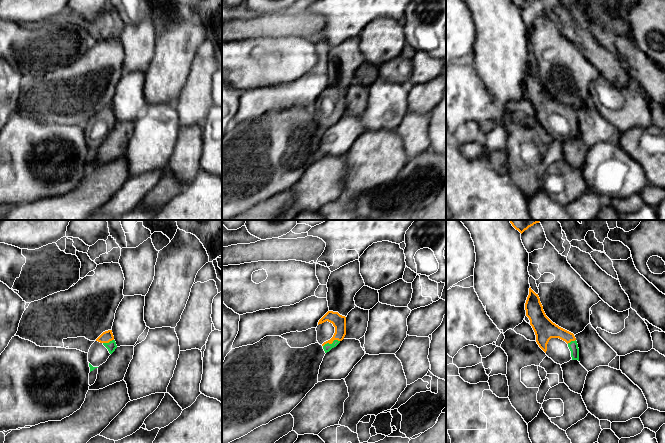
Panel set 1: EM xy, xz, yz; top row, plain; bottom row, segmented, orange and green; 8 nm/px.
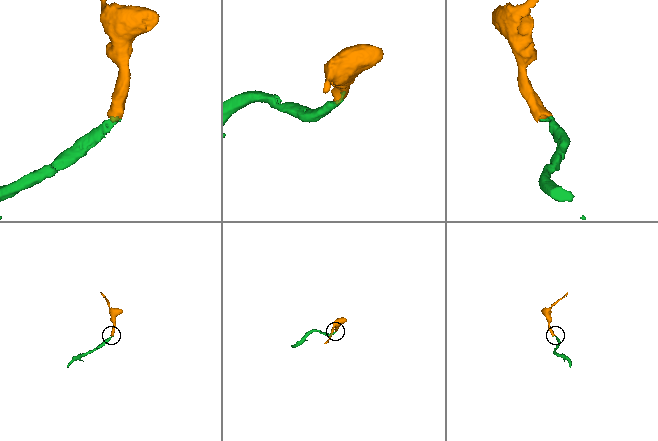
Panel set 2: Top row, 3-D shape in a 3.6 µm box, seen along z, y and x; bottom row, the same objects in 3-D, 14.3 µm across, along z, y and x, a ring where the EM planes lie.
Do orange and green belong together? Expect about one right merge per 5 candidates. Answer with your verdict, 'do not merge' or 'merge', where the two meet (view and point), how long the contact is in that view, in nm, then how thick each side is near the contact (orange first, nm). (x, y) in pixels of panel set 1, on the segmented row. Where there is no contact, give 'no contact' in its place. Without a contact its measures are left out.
merge | xz (331, 343) | 140 nm | 110/70 nm

